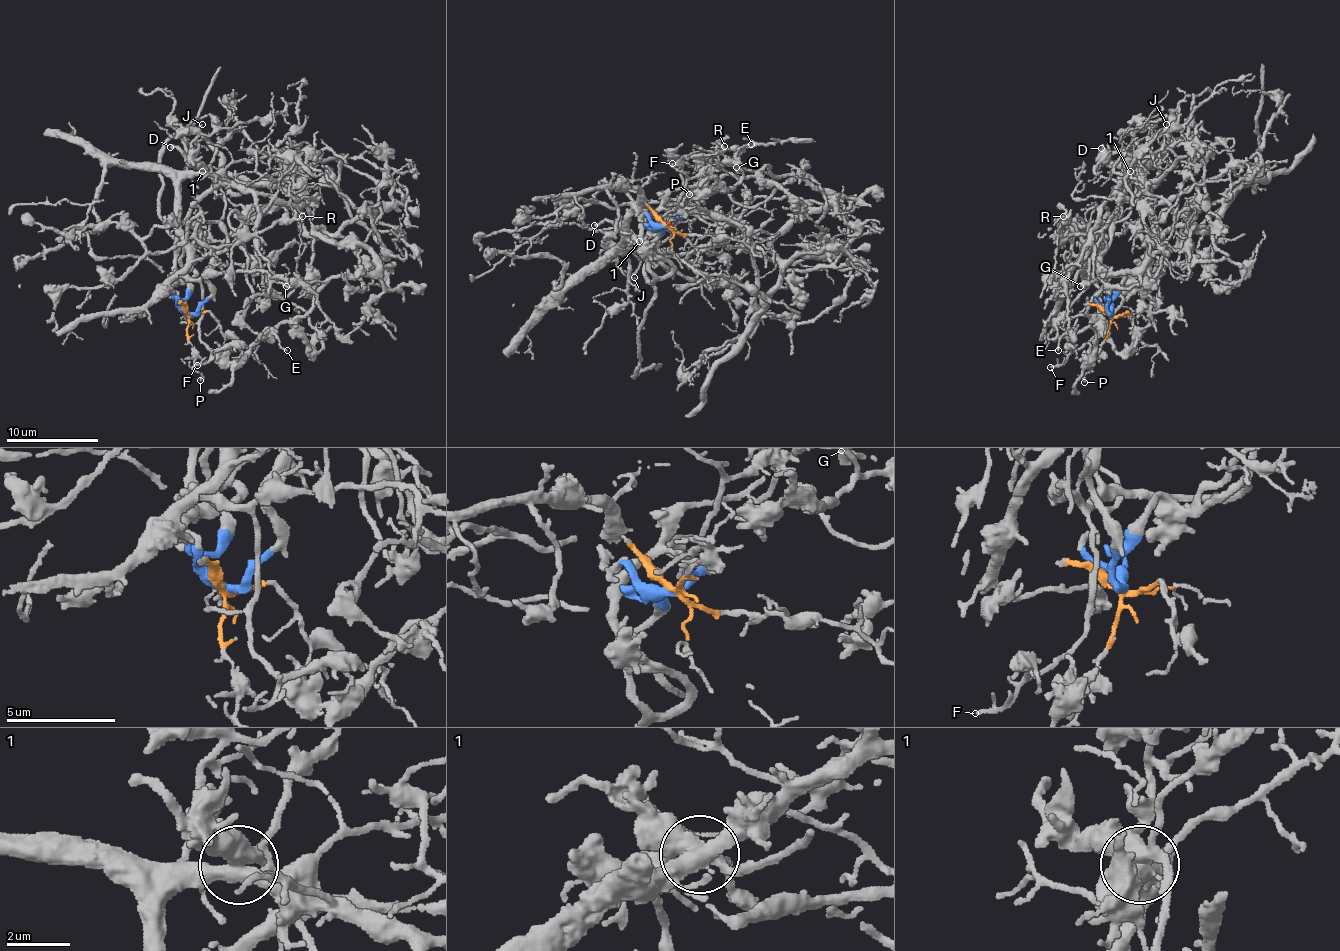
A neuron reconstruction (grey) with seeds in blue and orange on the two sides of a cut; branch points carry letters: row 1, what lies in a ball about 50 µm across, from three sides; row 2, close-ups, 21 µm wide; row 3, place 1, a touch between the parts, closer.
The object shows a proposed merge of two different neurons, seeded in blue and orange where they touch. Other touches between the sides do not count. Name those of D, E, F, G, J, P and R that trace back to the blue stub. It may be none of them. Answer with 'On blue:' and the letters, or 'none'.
On blue: D, F, J, R

